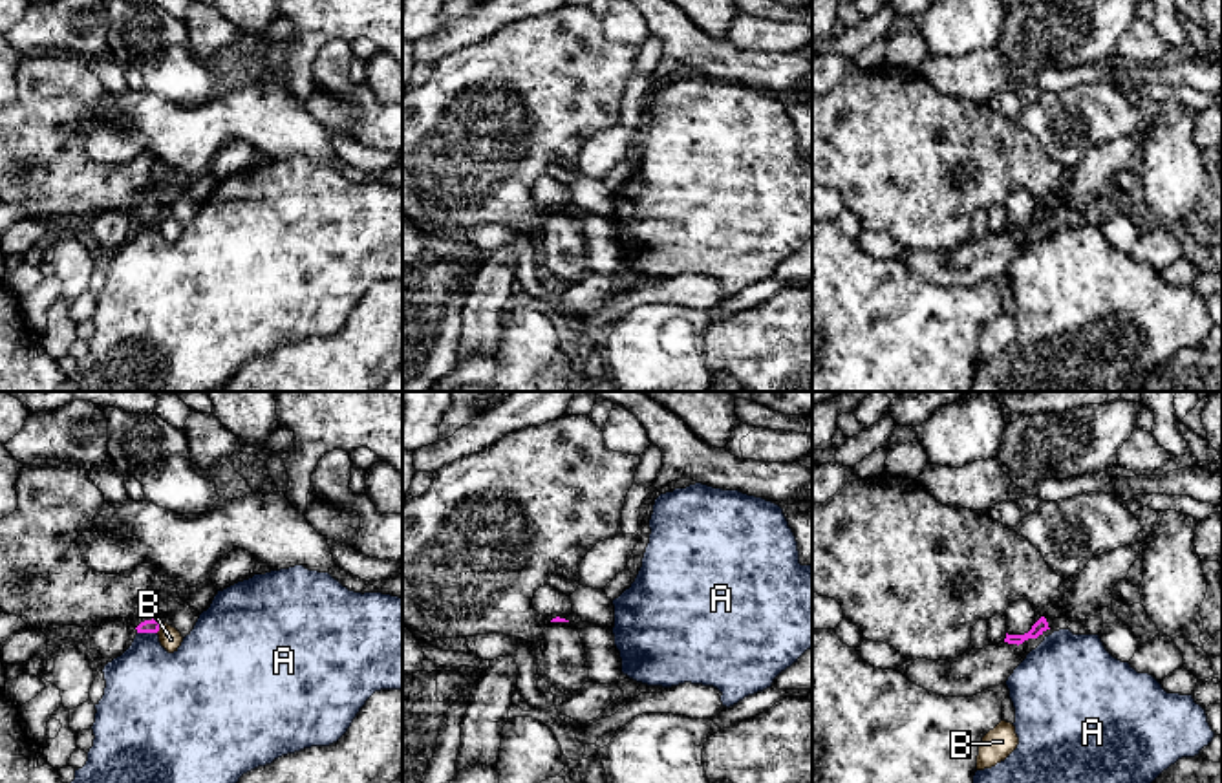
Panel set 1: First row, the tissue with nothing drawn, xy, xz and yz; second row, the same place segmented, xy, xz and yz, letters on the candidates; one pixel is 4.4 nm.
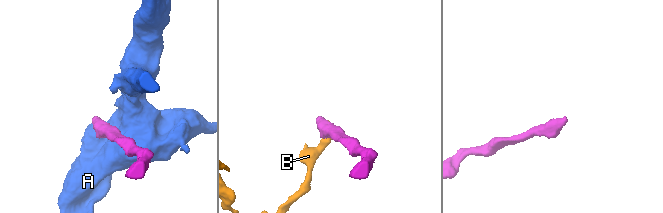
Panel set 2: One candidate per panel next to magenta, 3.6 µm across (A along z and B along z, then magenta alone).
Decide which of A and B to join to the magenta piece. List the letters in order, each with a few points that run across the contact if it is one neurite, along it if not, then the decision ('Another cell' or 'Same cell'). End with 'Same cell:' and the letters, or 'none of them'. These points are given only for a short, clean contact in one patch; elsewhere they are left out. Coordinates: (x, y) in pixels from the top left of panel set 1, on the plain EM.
A: Line: xy (138, 222), (156, 224). Another cell
B: Line: xy (163, 214), (156, 222). Another cell
Same cell: none of them

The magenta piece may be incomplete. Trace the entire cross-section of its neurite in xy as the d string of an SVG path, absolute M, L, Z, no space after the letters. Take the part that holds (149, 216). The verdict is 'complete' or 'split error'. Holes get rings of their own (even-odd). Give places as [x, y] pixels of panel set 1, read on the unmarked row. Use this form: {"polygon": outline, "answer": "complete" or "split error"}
{"polygon": "M154 187L141 194L134 203L134 216L137 223L157 223L166 212L168 194L161 187Z", "answer": "split error"}

